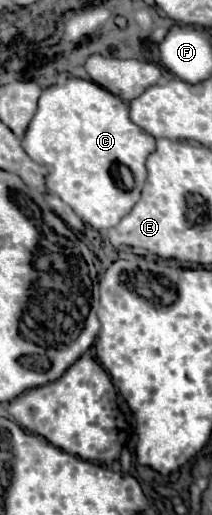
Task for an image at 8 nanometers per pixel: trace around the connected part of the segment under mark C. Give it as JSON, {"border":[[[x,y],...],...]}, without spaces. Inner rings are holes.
{"border":[[[69,77],[63,85],[43,89],[39,109],[21,139],[25,153],[35,163],[49,167],[49,173],[45,175],[47,189],[59,195],[73,211],[77,211],[83,223],[97,231],[115,227],[139,201],[147,177],[145,159],[155,149],[155,137],[141,131],[127,115],[129,109],[125,103],[101,85]],[[117,163],[131,169],[135,179],[133,189],[123,189],[111,173],[111,167]]]}

